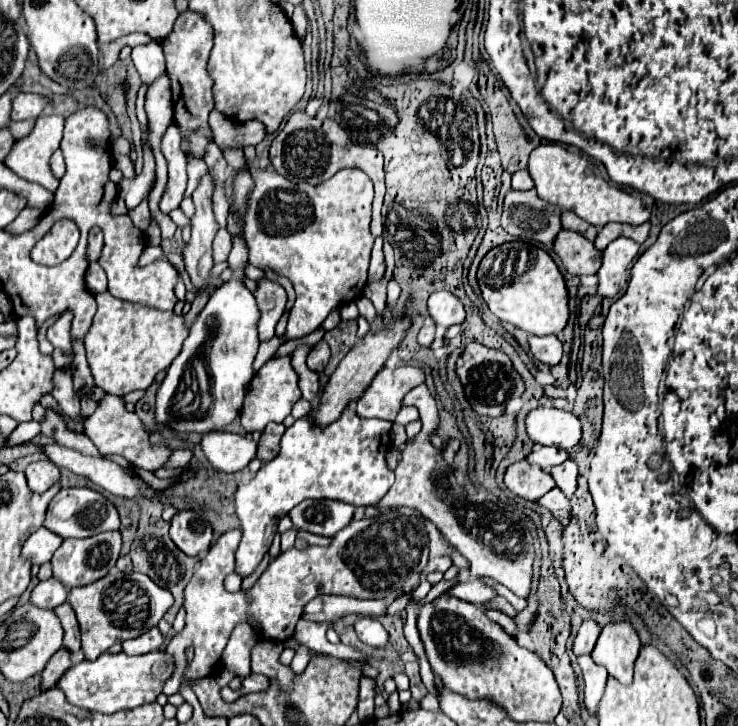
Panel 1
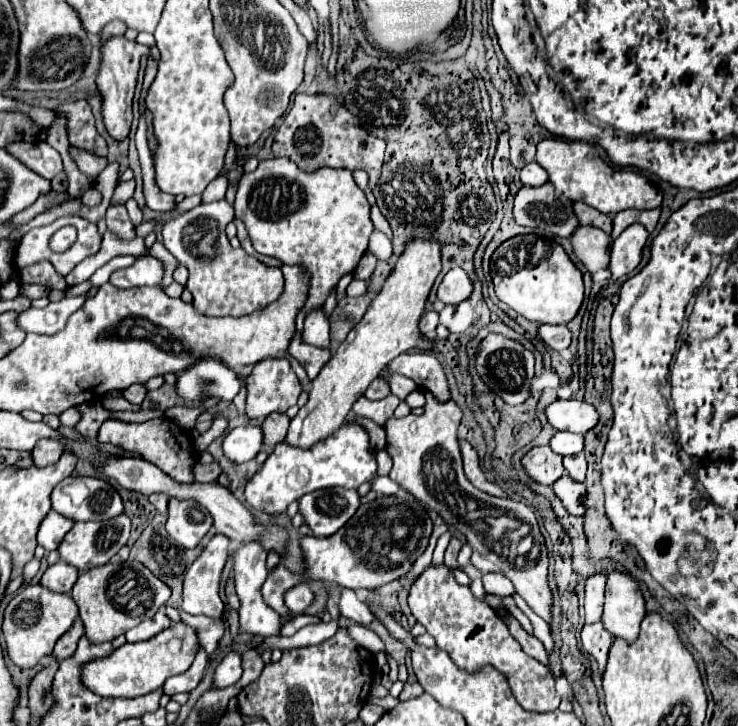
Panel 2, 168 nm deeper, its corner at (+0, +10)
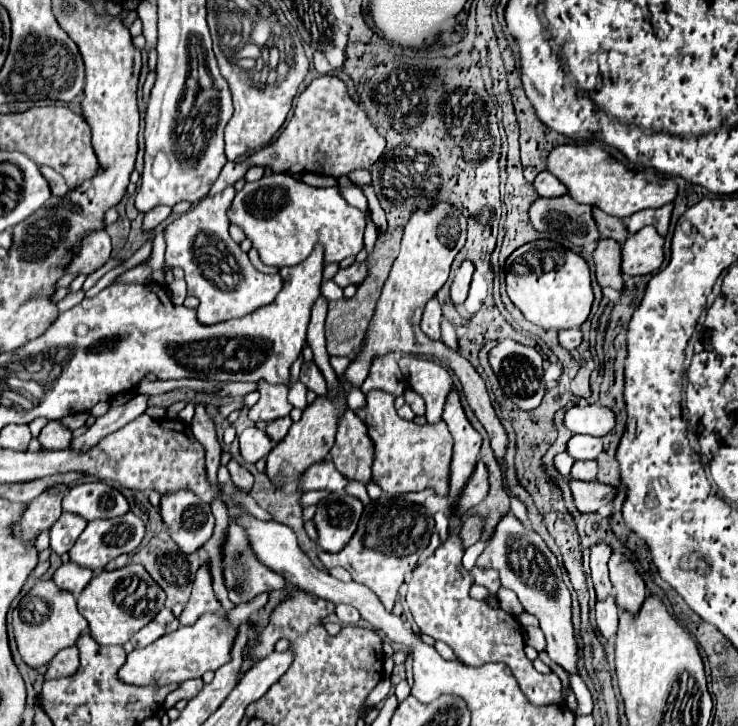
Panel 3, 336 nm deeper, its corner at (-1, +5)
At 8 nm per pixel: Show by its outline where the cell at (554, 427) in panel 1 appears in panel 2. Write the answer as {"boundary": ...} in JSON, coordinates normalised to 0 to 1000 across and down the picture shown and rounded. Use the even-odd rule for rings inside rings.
{"boundary":[[[753,551],[740,559],[737,567],[751,592],[767,592],[778,598],[794,598],[810,581],[808,562],[789,551]]]}

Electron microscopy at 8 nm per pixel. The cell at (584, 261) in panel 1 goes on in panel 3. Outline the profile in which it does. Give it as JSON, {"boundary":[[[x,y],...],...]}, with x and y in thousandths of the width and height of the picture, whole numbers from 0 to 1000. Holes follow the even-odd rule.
{"boundary":[[[812,329],[804,348],[806,382],[814,395],[831,395],[844,401],[844,376],[841,376],[841,337],[831,329]]]}

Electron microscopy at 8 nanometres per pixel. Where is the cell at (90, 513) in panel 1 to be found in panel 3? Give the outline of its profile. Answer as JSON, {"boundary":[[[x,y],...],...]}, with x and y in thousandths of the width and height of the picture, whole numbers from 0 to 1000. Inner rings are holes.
{"boundary":[[[110,665],[93,674],[85,685],[85,704],[126,715],[150,715],[164,712],[175,704],[172,687],[145,665]]]}

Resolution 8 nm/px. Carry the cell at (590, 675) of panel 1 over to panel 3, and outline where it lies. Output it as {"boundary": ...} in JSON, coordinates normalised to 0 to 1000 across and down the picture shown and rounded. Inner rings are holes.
{"boundary":[[[825,820],[822,825],[809,828],[809,833],[806,833],[809,866],[814,869],[814,875],[820,880],[833,877],[833,869],[836,869],[836,844],[839,844],[839,836],[836,836],[836,831],[831,831],[831,820]]]}

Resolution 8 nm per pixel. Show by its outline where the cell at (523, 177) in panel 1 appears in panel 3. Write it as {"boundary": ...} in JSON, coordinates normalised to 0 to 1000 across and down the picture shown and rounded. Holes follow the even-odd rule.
{"boundary":[[[733,236],[728,244],[725,244],[725,260],[733,271],[760,271],[760,269],[768,269],[768,258],[755,249],[752,241],[747,241],[744,236]]]}

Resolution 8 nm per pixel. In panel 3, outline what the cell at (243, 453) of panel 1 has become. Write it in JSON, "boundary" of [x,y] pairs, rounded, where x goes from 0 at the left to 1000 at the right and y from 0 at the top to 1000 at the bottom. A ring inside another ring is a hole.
{"boundary":[[[348,588],[332,591],[324,599],[324,613],[327,613],[327,627],[335,638],[348,638],[351,632],[362,629],[364,621],[373,616],[373,610],[362,602],[362,596]]]}

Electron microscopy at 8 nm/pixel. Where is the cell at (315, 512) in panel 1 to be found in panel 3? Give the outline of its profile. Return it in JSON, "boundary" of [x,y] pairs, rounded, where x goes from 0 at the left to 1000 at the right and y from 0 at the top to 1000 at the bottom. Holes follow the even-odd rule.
{"boundary":[[[451,676],[446,685],[432,690],[424,715],[432,731],[432,753],[443,762],[462,759],[478,740],[489,704],[489,690],[465,676]]]}

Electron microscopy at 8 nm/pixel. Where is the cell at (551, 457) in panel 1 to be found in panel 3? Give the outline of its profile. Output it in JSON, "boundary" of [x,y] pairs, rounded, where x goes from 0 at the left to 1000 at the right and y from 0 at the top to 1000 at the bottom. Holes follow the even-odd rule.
{"boundary":[[[776,599],[771,605],[768,621],[776,632],[809,632],[809,627],[817,621],[817,605],[798,599]]]}

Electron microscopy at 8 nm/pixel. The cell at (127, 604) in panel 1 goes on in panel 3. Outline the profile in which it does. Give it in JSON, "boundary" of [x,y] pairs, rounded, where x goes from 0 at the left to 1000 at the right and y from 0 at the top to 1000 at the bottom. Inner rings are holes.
{"boundary":[[[169,778],[156,787],[137,787],[129,792],[104,825],[107,844],[118,853],[123,877],[134,888],[167,888],[194,866],[221,839],[224,814],[207,803],[207,795],[191,778]]]}

